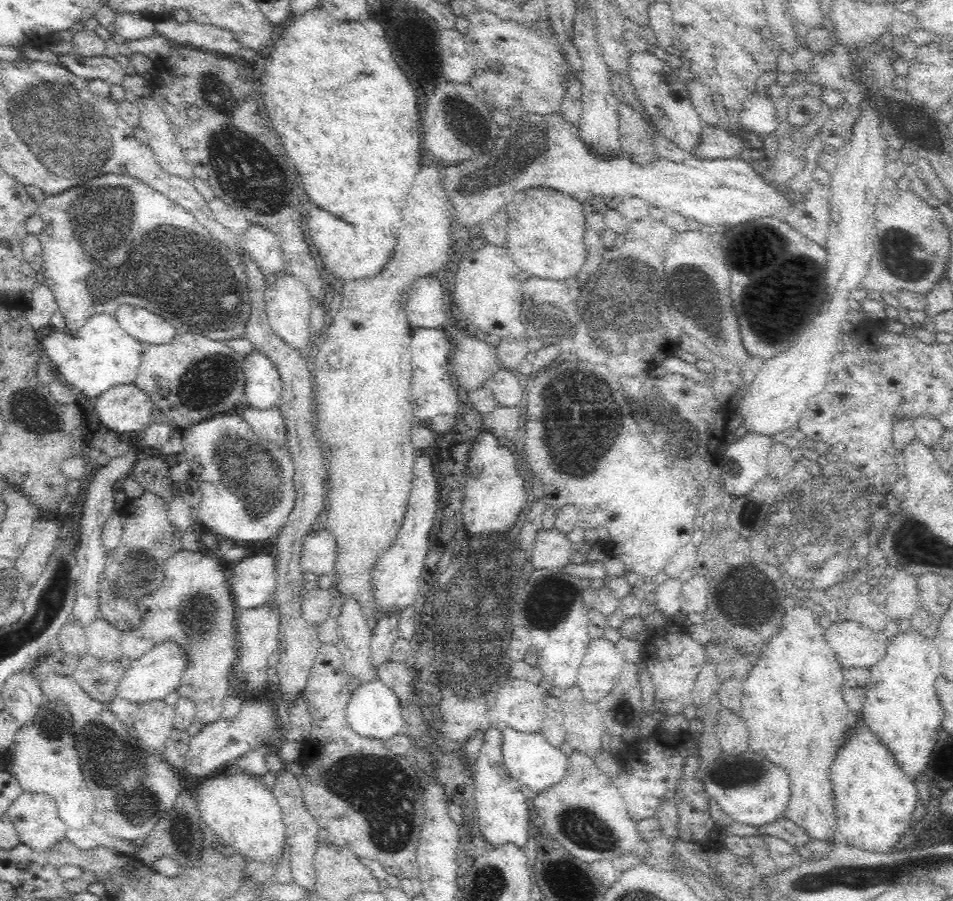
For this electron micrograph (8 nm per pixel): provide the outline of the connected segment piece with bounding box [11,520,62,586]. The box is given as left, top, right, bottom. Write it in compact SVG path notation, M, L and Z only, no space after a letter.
M37 520L22 555L11 565L31 586L44 572L62 530L51 521Z

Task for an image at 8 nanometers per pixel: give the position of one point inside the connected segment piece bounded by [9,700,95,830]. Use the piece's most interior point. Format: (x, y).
(45, 761)

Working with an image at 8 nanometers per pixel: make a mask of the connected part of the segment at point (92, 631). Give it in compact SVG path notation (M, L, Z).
M99 617L85 630L87 652L90 656L102 660L124 662L121 650L121 637L116 628L109 626Z

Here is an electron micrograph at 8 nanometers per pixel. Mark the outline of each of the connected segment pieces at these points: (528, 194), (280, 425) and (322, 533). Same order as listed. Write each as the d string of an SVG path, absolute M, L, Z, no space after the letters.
M530 187L516 192L510 207L506 210L508 225L506 246L509 248L511 259L516 262L516 266L536 278L566 280L566 278L576 276L584 264L584 258L586 258L582 236L584 236L584 222L588 221L584 220L582 206L586 205L551 188Z
M241 406L239 410L257 438L274 446L282 447L287 444L285 420L277 406L270 410Z
M316 528L307 535L301 551L300 568L313 577L332 575L337 562L336 542L328 530Z

